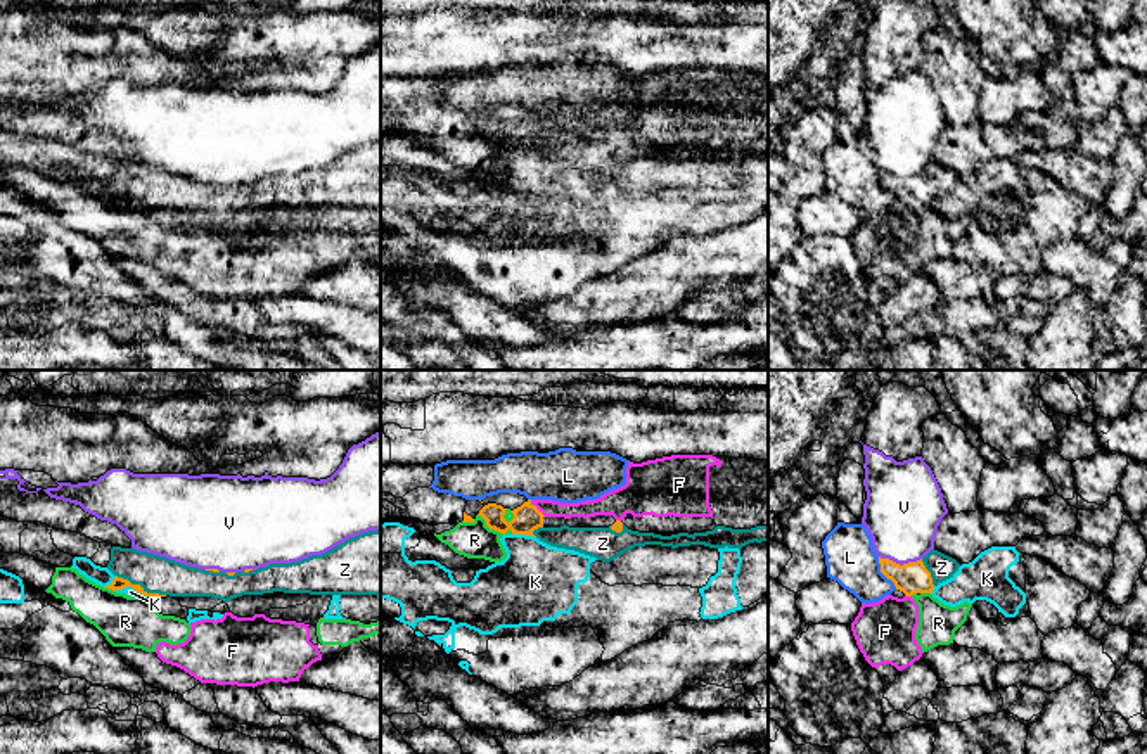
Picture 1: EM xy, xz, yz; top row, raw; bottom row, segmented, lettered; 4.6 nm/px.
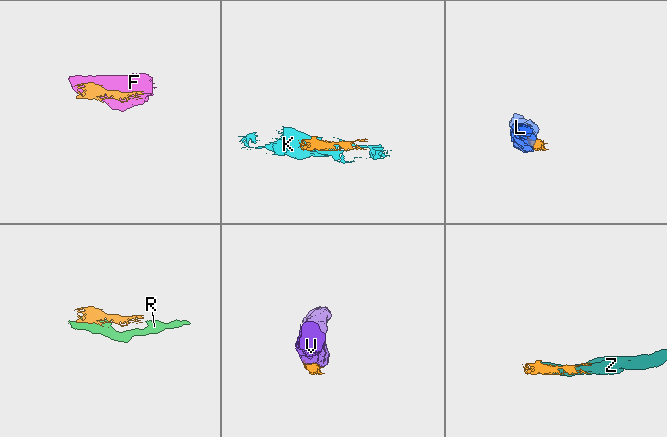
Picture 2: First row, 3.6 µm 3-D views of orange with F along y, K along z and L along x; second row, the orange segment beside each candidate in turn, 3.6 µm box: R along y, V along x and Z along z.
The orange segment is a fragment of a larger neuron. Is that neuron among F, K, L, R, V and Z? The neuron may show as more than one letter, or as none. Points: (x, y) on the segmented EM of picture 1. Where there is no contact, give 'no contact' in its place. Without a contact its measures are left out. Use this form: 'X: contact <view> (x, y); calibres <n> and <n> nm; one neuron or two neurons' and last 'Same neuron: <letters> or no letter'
F: contact xz (537, 509); calibres 130 and 80 nm; two neurons
K: contact xz (525, 533); calibres 130 and 360 nm; two neurons
L: contact yz (883, 573); calibres 150 and 240 nm; two neurons
R: contact xz (495, 530); calibres 130 and 180 nm; two neurons
V: contact yz (898, 564); calibres 150 and 360 nm; two neurons
Z: contact xy (139, 585); calibres 60 and 180 nm; one neuron
Same neuron: Z

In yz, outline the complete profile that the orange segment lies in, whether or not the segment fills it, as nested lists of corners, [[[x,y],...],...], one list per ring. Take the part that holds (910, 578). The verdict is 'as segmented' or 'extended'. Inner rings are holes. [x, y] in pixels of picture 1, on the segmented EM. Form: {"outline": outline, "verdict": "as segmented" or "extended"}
{"outline": [[[934,548],[917,562],[900,566],[889,559],[879,557],[879,564],[881,572],[907,597],[915,593],[932,593],[939,583],[953,578],[960,567],[955,559]]], "verdict": "extended"}

